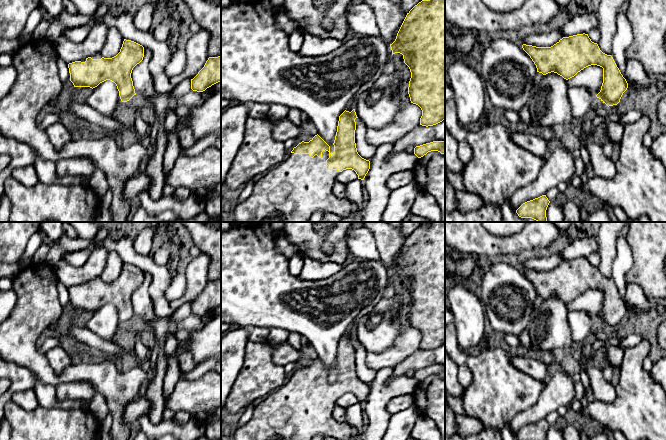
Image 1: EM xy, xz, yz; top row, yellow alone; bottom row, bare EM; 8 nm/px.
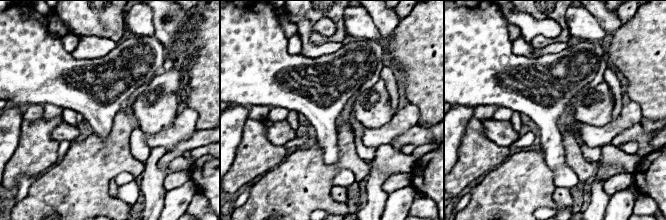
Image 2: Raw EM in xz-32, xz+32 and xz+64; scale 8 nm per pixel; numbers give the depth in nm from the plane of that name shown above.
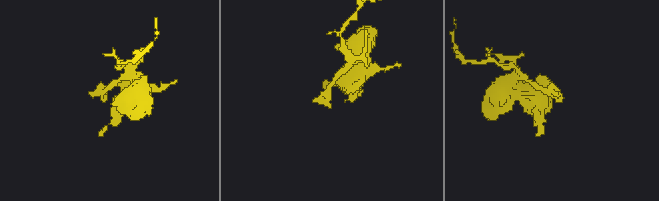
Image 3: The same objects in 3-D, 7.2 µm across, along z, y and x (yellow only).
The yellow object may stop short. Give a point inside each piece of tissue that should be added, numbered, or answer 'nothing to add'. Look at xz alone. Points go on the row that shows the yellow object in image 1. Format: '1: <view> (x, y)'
1: xz (293, 190)

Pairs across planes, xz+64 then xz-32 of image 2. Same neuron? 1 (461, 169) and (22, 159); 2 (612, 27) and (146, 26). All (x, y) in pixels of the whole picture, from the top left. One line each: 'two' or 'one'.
1: one
2: two

